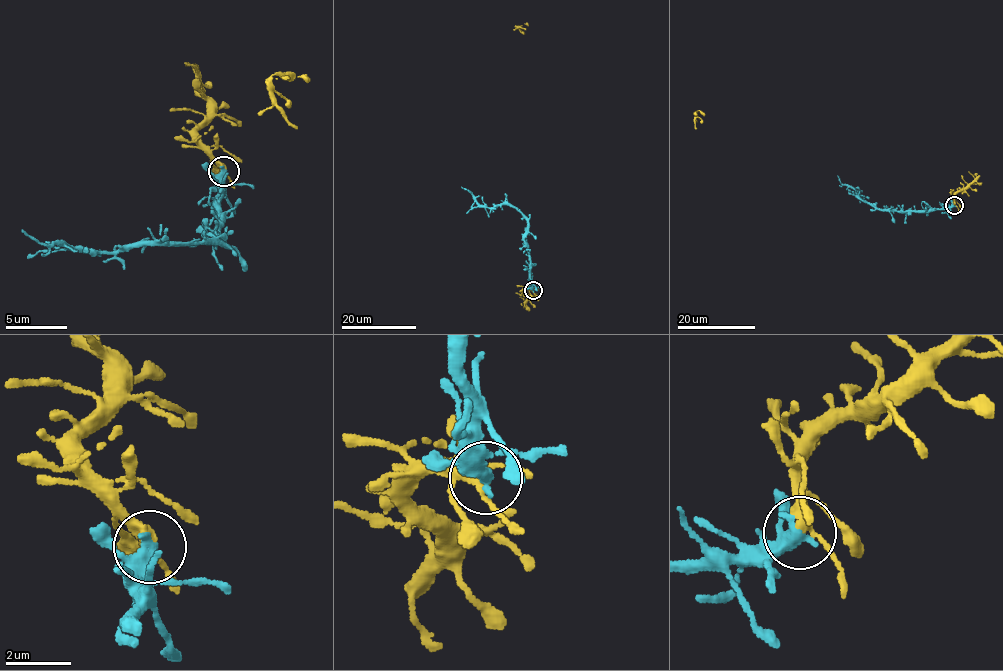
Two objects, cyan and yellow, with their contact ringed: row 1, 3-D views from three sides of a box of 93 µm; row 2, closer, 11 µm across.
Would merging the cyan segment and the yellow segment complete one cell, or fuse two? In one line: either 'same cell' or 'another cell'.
same cell

